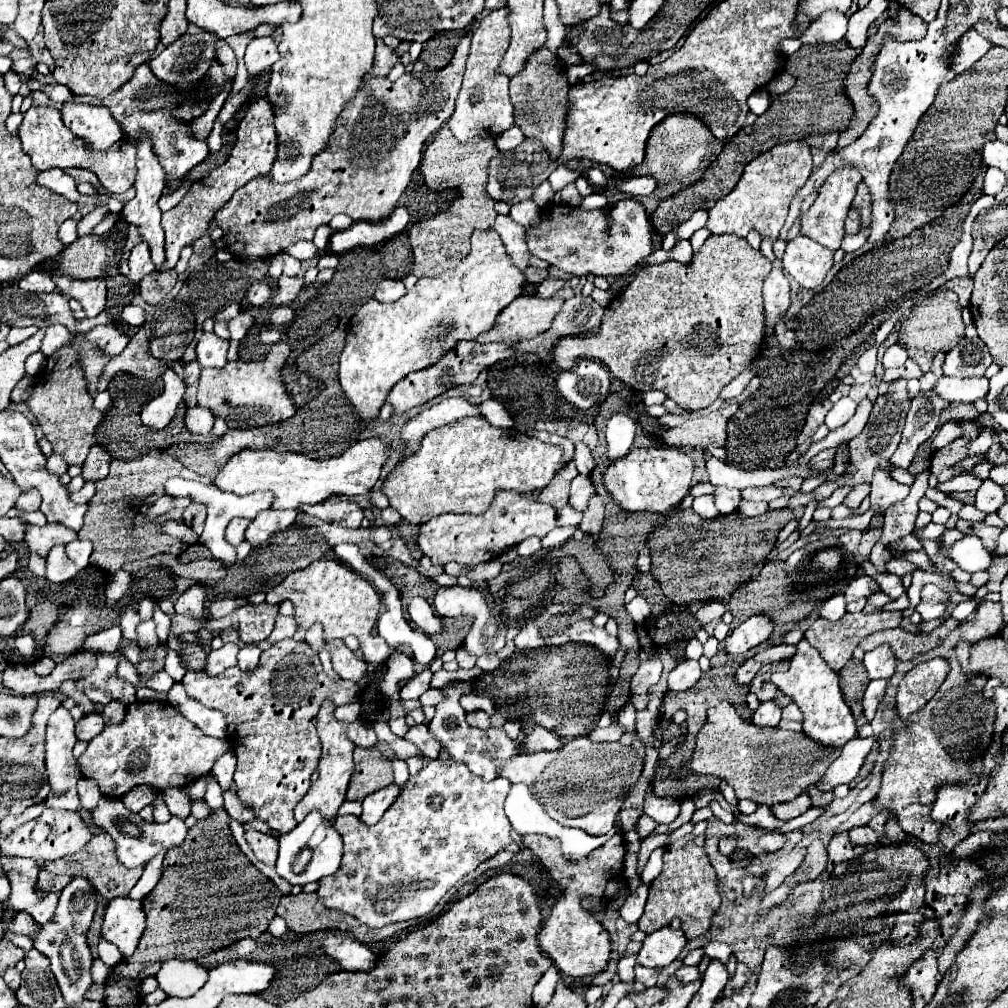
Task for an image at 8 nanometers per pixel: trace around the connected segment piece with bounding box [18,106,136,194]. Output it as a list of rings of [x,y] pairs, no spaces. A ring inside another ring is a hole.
[[[32,106],[26,114],[24,120],[18,128],[18,136],[22,140],[22,150],[32,158],[32,166],[36,170],[46,170],[46,168],[86,168],[94,172],[100,178],[100,184],[110,192],[110,194],[120,194],[126,192],[134,178],[136,178],[136,148],[126,142],[114,142],[106,150],[94,150],[86,146],[84,140],[74,136],[62,122],[60,112],[54,106]]]

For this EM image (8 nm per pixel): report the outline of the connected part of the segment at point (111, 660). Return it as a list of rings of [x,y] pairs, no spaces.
[[[102,654],[96,668],[88,676],[82,676],[84,692],[94,704],[108,704],[110,700],[120,700],[124,704],[136,702],[136,688],[124,680],[118,680],[116,664],[118,660],[114,654]]]

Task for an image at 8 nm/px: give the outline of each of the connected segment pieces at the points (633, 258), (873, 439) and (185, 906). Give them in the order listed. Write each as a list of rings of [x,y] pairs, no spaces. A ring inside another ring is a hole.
[[[624,198],[614,206],[614,224],[608,228],[608,220],[604,218],[604,210],[590,210],[582,212],[580,208],[570,206],[558,206],[558,210],[548,210],[550,214],[542,214],[542,222],[534,228],[526,230],[526,240],[530,254],[546,260],[548,264],[560,268],[562,272],[568,272],[572,276],[622,276],[628,274],[646,260],[652,254],[652,236],[650,236],[650,222],[646,220],[646,212],[642,202],[634,198]]]
[[[896,380],[890,394],[888,396],[882,396],[876,400],[874,404],[874,410],[868,418],[868,424],[864,426],[864,430],[852,438],[848,442],[848,448],[850,448],[850,466],[852,470],[848,470],[842,478],[838,480],[832,480],[832,482],[824,482],[820,488],[816,488],[814,492],[802,493],[798,492],[792,496],[788,502],[788,508],[790,510],[798,510],[798,508],[806,507],[810,501],[820,501],[828,498],[836,488],[842,488],[842,486],[856,486],[856,484],[862,484],[862,482],[872,482],[872,474],[874,470],[880,466],[882,460],[888,460],[898,442],[900,442],[900,434],[902,434],[902,428],[904,428],[904,420],[906,420],[906,414],[908,414],[908,408],[910,408],[910,398],[908,398],[908,390],[906,390],[906,380]]]
[[[216,810],[208,818],[198,820],[190,830],[182,846],[170,850],[164,856],[164,874],[156,888],[142,900],[146,912],[146,930],[132,958],[118,962],[106,980],[106,1006],[136,1006],[140,1004],[140,970],[150,962],[164,962],[170,958],[194,960],[206,956],[214,950],[226,948],[242,938],[258,938],[274,918],[276,902],[280,900],[280,890],[262,874],[250,860],[240,852],[230,834],[230,816],[226,810]]]

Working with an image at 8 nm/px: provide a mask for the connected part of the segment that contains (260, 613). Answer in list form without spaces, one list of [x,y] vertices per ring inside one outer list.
[[[262,602],[258,606],[244,604],[244,606],[236,608],[228,618],[218,620],[218,630],[224,628],[226,622],[228,624],[238,622],[238,634],[244,642],[248,642],[248,644],[260,642],[272,632],[278,610],[280,610],[278,604],[268,604],[268,602]]]

